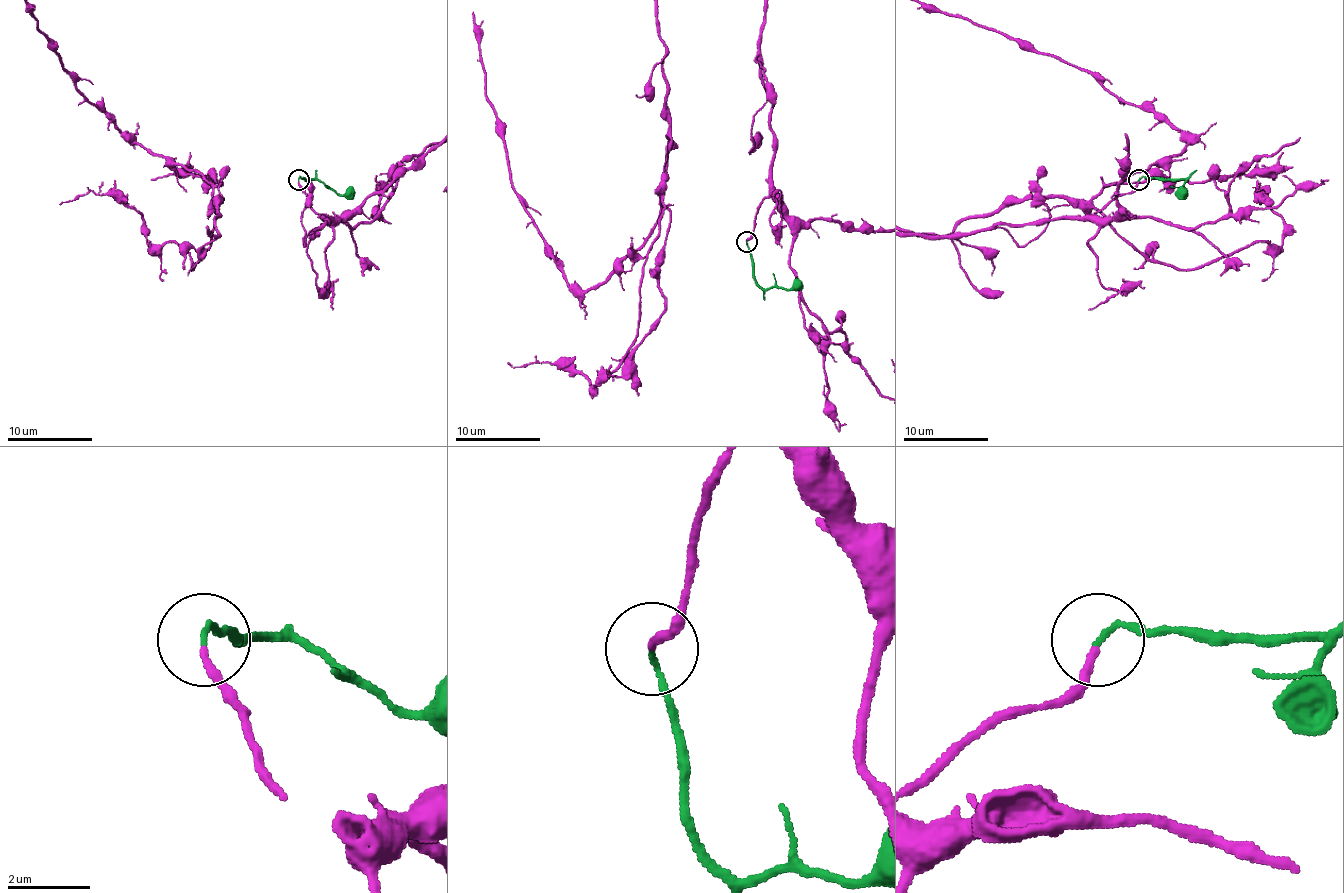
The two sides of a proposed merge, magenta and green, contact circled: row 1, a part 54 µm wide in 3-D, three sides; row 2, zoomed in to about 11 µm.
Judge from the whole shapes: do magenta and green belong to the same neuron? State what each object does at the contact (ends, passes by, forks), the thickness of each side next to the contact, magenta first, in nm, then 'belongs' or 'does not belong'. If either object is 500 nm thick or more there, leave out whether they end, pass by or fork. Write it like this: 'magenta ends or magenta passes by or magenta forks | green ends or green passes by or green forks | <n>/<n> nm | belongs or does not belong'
magenta ends | green ends | 200/120 nm | belongs

